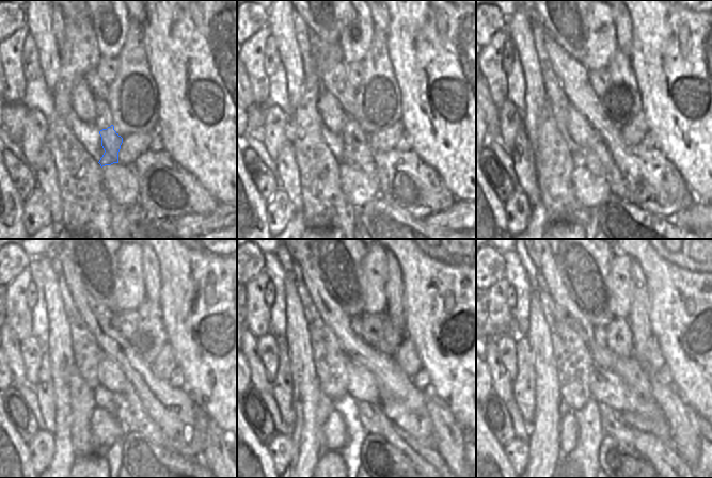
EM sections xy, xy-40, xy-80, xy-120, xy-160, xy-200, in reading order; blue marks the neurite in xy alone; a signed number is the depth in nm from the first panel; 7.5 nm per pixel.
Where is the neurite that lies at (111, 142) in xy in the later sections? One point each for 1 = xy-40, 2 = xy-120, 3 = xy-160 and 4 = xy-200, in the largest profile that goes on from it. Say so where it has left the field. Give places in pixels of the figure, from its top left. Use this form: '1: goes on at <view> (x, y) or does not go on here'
1: goes on at xy-40 (356, 152)
2: goes on at xy-120 (128, 410)
3: goes on at xy-160 (373, 418)
4: goes on at xy-200 (612, 421)

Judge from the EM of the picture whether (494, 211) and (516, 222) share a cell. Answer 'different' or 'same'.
different

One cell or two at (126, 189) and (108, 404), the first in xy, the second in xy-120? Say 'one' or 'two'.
two

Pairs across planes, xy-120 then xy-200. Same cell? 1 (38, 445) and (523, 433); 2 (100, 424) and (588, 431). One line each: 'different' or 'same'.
1: different
2: different

